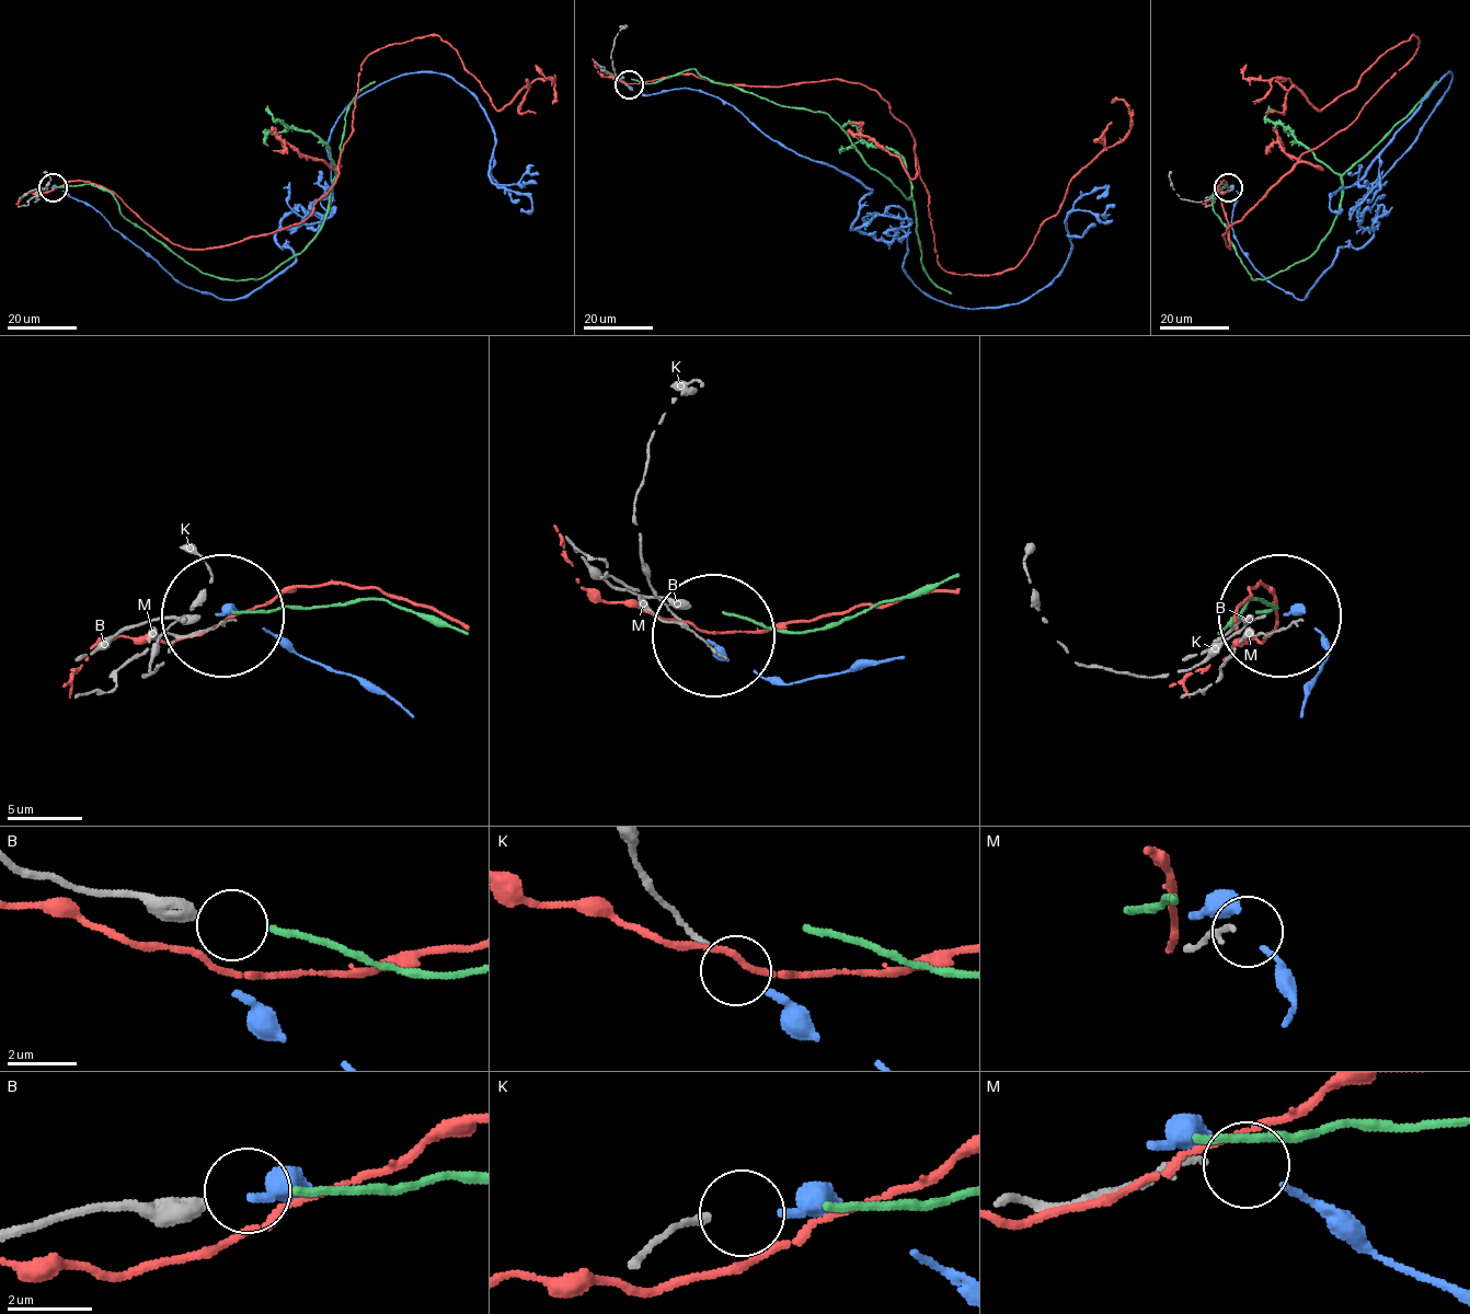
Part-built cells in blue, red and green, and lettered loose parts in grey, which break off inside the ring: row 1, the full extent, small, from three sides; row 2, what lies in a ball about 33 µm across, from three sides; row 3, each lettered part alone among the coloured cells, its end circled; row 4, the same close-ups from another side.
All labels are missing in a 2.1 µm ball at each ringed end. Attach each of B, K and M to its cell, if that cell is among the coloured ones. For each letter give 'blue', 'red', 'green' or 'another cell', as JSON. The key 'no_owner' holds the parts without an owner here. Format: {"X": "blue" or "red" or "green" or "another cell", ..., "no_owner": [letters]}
{"B": "green", "K": "blue", "M": "another cell", "no_owner": ["M"]}

